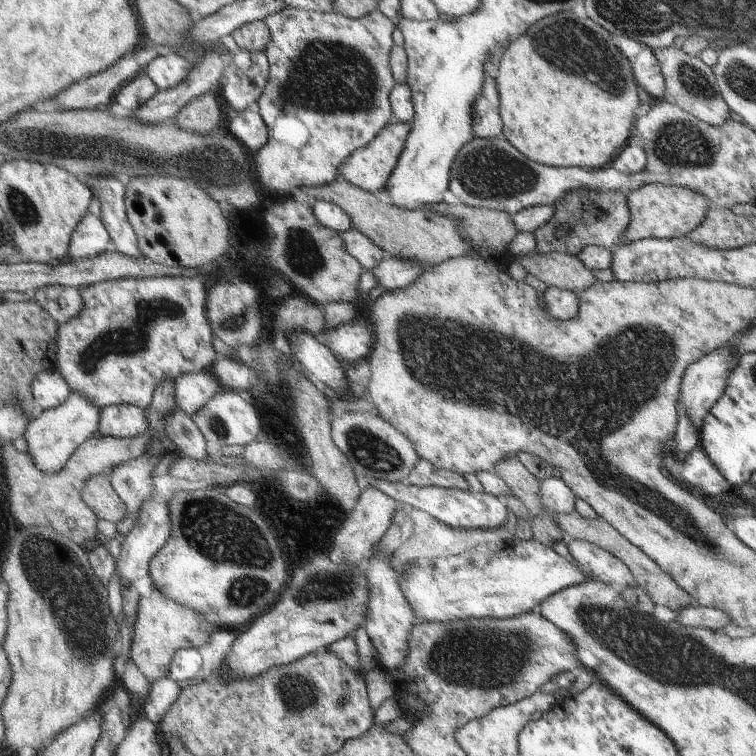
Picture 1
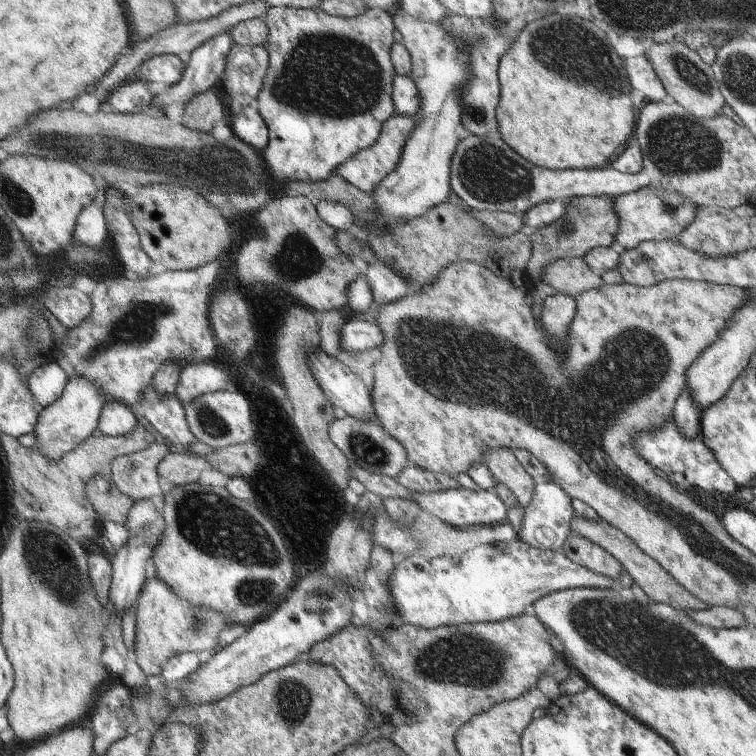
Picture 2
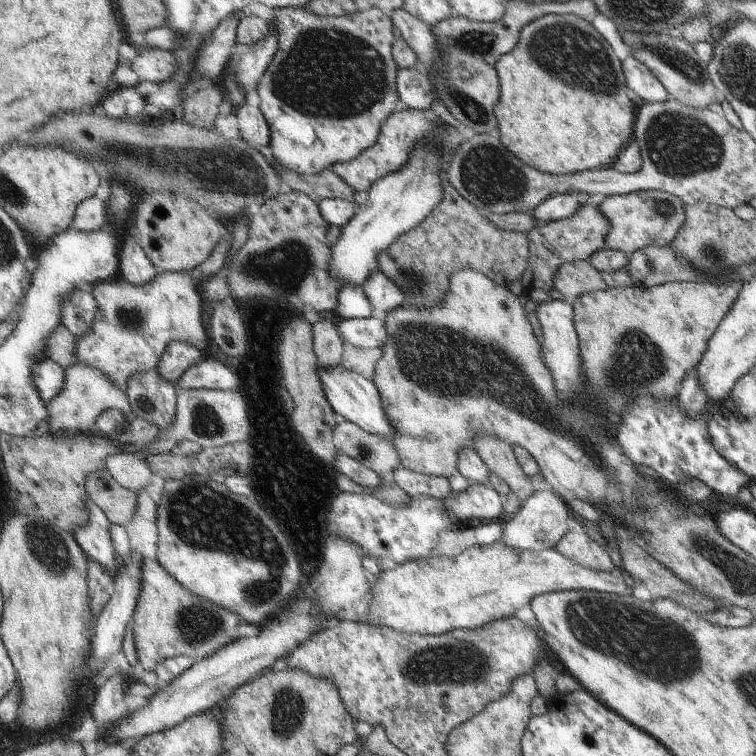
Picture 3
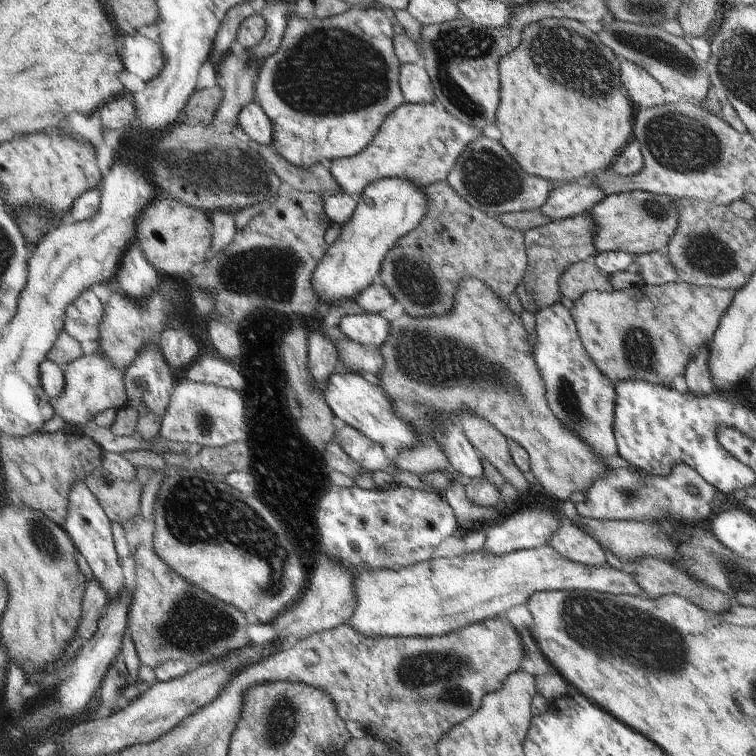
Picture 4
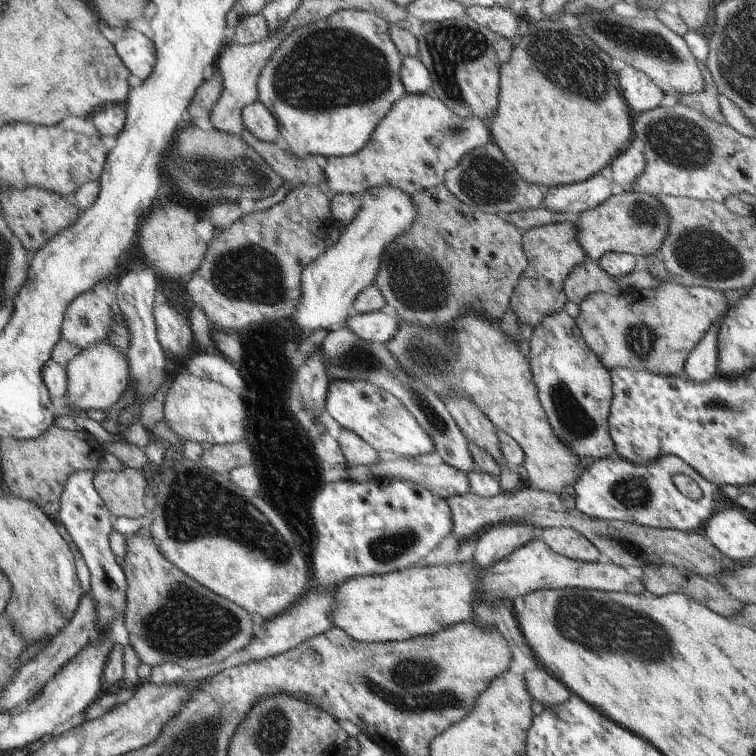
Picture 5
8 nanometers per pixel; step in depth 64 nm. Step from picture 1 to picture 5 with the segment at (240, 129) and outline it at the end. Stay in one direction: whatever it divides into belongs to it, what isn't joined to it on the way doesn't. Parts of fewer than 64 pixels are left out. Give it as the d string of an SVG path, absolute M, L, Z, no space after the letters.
M257 100L241 110L241 124L242 128L247 130L253 138L261 142L279 141L279 127L275 117Z

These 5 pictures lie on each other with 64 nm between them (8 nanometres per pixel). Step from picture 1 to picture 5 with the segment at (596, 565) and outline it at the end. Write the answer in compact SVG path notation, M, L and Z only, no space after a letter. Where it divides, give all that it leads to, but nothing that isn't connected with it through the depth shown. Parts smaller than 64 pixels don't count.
M547 527L539 530L538 537L553 552L571 560L597 562L602 559L599 550L573 528Z

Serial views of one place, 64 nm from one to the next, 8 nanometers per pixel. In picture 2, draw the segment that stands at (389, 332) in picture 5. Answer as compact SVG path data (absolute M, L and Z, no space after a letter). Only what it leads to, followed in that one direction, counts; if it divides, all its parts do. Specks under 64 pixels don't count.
M349 318L340 326L339 342L341 342L341 350L367 350L367 348L379 348L383 336L379 325L375 322Z

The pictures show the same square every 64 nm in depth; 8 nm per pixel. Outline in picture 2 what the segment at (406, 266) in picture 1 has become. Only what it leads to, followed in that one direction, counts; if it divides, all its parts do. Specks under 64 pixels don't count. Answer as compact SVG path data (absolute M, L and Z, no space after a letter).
M381 261L369 264L364 274L375 306L379 307L387 302L399 300L409 292L405 278L401 278L397 272L393 272Z

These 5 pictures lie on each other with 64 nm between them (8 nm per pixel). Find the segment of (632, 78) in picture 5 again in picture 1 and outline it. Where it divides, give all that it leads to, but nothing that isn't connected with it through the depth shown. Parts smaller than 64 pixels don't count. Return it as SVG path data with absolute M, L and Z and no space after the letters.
M644 48L628 62L628 74L633 74L633 82L643 91L648 93L651 99L660 101L665 99L664 83L657 62L653 57L651 49Z

